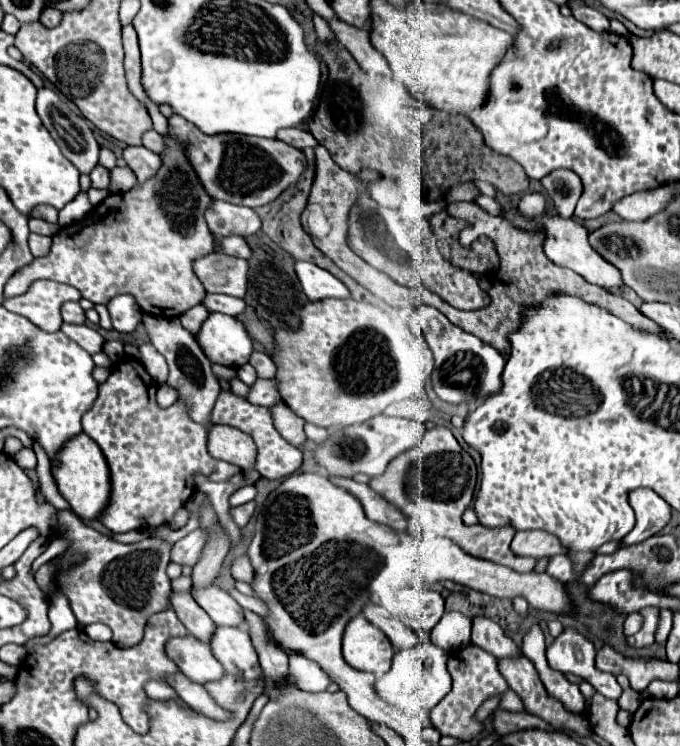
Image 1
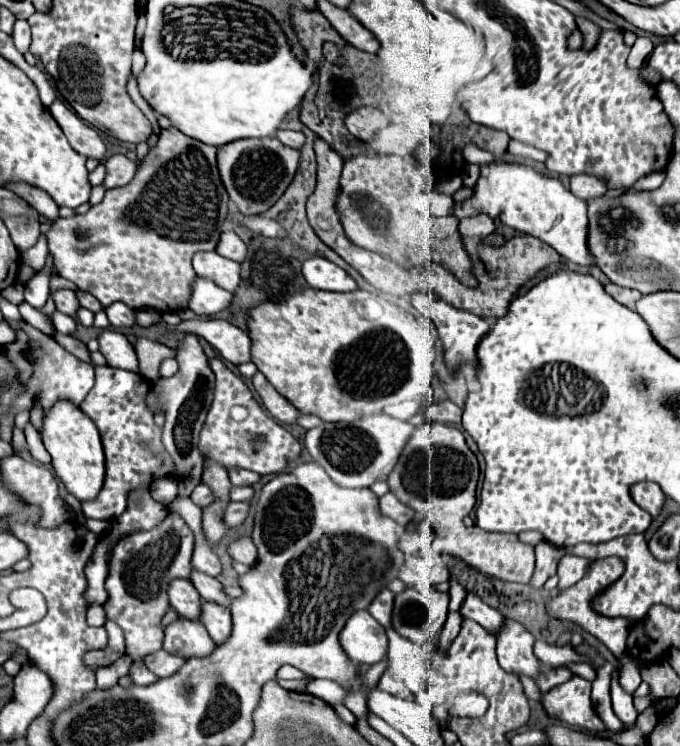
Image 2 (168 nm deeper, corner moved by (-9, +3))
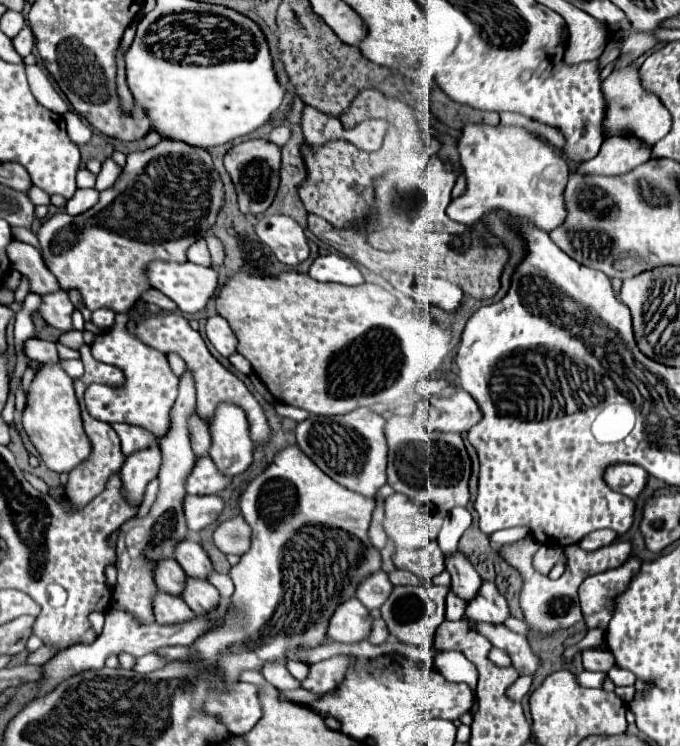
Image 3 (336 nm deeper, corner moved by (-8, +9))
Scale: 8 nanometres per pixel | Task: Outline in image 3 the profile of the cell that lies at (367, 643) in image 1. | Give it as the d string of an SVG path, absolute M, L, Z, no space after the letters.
M352 597L340 603L340 607L336 607L328 623L328 637L340 643L364 641L370 631L370 623L372 617L368 609L356 597Z

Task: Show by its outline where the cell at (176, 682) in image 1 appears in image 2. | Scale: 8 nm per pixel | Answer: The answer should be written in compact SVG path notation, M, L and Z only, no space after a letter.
M163 649L145 657L145 665L149 669L153 669L153 673L157 673L159 677L169 677L169 675L177 673L183 667L183 663L185 663L183 657L173 657L171 653L165 653Z

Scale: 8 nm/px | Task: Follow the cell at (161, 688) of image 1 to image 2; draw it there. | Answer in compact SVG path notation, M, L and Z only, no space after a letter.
M135 661L135 663L131 665L129 675L133 677L135 685L151 685L151 683L159 681L159 677L157 677L155 673L151 673L151 671L145 667L145 663L143 663L143 661Z

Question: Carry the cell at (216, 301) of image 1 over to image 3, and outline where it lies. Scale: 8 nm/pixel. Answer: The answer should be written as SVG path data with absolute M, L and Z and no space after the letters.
M152 261L146 267L146 279L148 285L164 293L168 299L172 299L182 313L198 313L206 307L208 299L214 295L218 287L218 275L212 267L192 265L192 263L170 263L170 261Z

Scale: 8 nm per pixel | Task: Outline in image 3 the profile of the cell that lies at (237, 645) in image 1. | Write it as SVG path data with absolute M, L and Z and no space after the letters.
M188 577L186 585L184 585L184 591L182 591L182 599L186 601L186 605L194 613L204 615L204 613L212 611L220 603L220 593L208 581L196 579L196 577Z

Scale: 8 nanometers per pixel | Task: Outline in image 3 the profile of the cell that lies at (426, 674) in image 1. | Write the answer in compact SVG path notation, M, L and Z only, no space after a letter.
M450 591L446 597L446 619L448 621L464 619L464 607L466 607L466 601L460 599L454 591Z

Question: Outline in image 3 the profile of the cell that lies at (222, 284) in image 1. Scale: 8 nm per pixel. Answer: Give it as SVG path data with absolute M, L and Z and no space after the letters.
M198 239L194 245L188 247L186 251L186 257L190 263L198 263L198 265L210 265L210 259L208 259L208 247L206 247L206 241L204 239Z

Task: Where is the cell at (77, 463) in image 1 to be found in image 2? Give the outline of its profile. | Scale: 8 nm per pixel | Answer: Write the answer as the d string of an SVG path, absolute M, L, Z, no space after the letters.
M59 401L45 415L41 437L53 457L55 475L63 481L65 489L79 501L93 501L101 493L101 487L105 483L105 455L99 431L93 421L85 417L79 407L73 407L73 403Z

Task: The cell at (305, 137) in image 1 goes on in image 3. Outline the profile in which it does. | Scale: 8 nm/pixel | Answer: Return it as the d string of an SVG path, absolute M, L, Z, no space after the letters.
M278 125L278 127L274 127L274 129L270 131L268 141L274 143L274 145L280 145L280 147L282 147L282 145L288 141L288 135L290 135L290 129L284 127L284 125Z

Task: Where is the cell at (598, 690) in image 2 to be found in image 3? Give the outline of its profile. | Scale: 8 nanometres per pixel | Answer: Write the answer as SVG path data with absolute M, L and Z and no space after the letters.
M582 671L576 675L576 681L582 687L602 687L602 679L606 677L606 673L590 673L590 671Z

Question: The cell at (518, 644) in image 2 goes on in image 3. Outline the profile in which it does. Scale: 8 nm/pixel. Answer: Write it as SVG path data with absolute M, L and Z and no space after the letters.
M482 581L478 595L466 605L466 617L476 619L476 621L504 623L508 615L510 615L508 603L502 599L502 595L498 593L492 581Z

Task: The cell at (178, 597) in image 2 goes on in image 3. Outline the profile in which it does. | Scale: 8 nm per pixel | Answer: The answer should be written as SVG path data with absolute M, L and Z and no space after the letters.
M160 559L154 567L154 579L156 579L156 587L164 593L170 595L180 595L180 591L184 589L184 571L180 571L180 565L174 559Z

